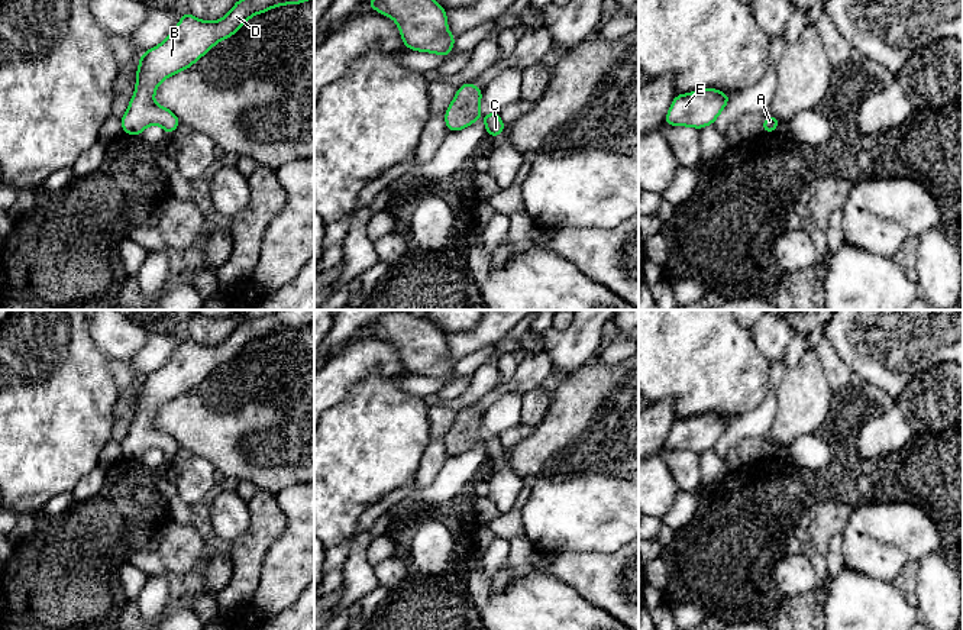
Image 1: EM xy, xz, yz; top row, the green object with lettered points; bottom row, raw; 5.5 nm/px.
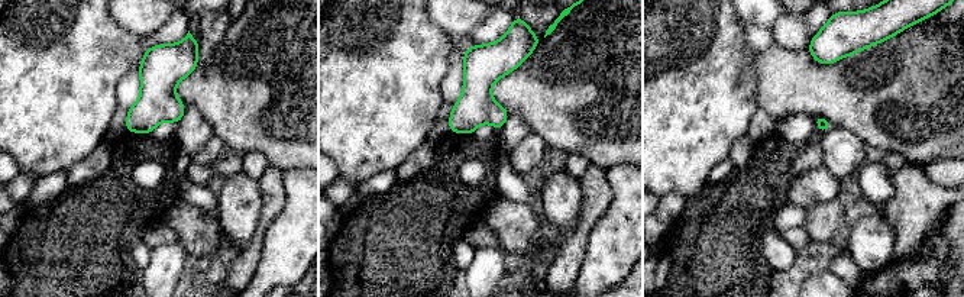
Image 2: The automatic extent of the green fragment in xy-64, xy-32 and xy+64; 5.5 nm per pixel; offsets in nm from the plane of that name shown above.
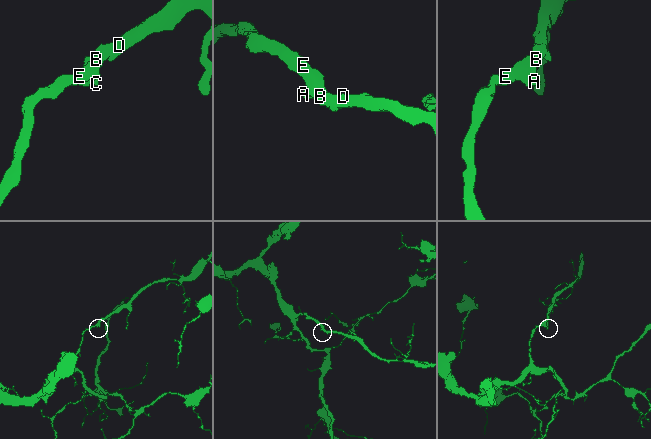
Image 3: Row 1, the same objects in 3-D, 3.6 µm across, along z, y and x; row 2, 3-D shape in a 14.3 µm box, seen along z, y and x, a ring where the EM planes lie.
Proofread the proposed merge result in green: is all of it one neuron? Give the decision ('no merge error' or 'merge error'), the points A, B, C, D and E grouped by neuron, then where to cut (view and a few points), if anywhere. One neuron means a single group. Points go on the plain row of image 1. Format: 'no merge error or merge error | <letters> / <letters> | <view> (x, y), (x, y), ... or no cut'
no merge error | A B C D E | no cut

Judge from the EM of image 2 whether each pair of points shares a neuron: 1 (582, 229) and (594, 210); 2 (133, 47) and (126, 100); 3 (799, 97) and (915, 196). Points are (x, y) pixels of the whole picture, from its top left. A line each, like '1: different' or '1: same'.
1: same
2: different
3: different

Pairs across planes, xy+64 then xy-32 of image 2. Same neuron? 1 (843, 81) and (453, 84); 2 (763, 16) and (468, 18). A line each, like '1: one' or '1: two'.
1: two
2: one

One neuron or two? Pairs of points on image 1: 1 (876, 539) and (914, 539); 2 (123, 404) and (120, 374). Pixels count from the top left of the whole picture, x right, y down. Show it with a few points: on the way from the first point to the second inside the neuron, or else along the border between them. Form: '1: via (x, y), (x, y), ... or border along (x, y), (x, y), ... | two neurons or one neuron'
1: via (885, 539), (905, 539) | one neuron
2: via (125, 397), (125, 381) | one neuron

